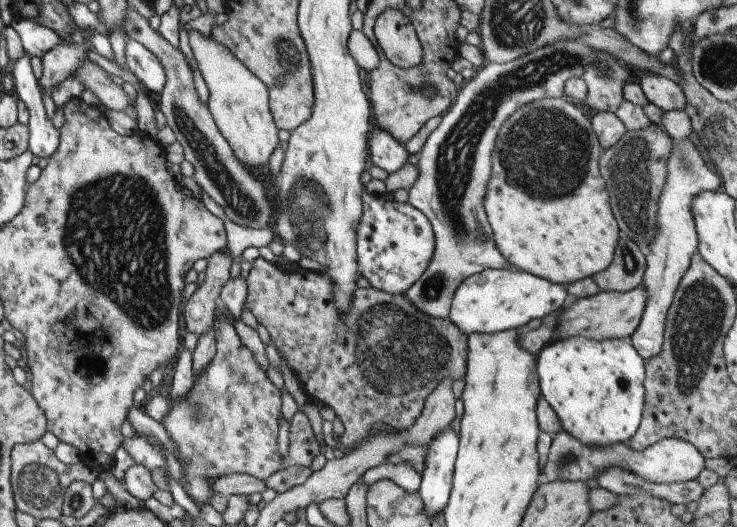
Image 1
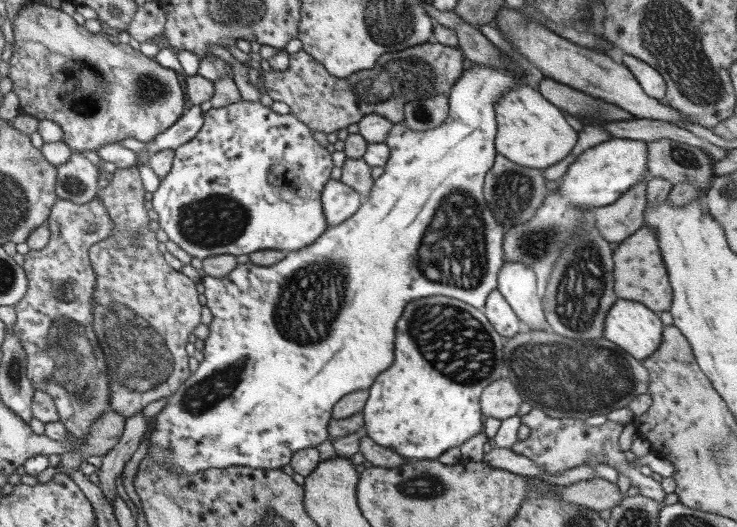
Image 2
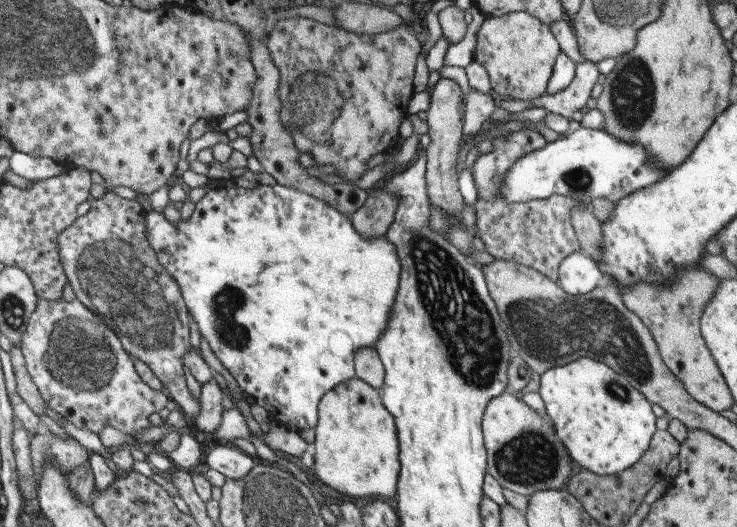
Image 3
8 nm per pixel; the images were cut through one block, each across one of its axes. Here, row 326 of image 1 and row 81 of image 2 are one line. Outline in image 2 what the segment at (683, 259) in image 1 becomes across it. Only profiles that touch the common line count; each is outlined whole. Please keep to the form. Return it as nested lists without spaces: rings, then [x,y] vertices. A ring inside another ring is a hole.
[[[628,54],[622,56],[622,62],[634,74],[634,79],[638,81],[644,93],[658,100],[664,100],[667,92],[666,82],[656,69],[652,68],[646,61]]]

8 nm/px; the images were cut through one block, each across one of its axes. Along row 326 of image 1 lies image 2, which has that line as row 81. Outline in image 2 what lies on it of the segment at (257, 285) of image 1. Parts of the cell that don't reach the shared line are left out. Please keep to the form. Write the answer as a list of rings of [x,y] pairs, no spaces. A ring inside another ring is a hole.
[[[433,41],[404,51],[382,54],[374,68],[354,72],[340,79],[325,71],[325,66],[304,50],[291,54],[286,71],[262,70],[262,90],[274,101],[284,102],[312,132],[337,132],[356,124],[366,114],[378,114],[391,123],[405,120],[404,105],[411,100],[433,95],[450,95],[450,89],[464,73],[464,54],[459,47],[446,47]]]

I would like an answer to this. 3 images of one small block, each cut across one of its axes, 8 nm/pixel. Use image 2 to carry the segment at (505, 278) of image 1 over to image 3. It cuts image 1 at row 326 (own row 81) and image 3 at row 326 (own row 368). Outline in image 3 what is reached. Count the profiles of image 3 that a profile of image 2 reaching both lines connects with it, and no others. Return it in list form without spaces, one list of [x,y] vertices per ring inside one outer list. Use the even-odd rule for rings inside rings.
[[[232,179],[220,180],[215,182],[204,197],[196,203],[192,215],[187,220],[181,219],[174,225],[162,213],[152,209],[146,212],[145,221],[148,244],[166,272],[177,282],[185,307],[191,318],[196,321],[201,336],[236,379],[245,398],[251,404],[262,406],[272,419],[284,424],[292,431],[314,429],[318,422],[317,408],[320,399],[337,384],[355,377],[354,353],[359,348],[374,347],[379,339],[378,336],[386,328],[386,322],[396,298],[398,282],[400,282],[400,259],[394,245],[384,236],[377,239],[362,238],[353,227],[351,218],[338,212],[338,209],[305,192],[285,187],[280,183],[275,186],[260,185],[256,188],[245,189],[236,185]]]

